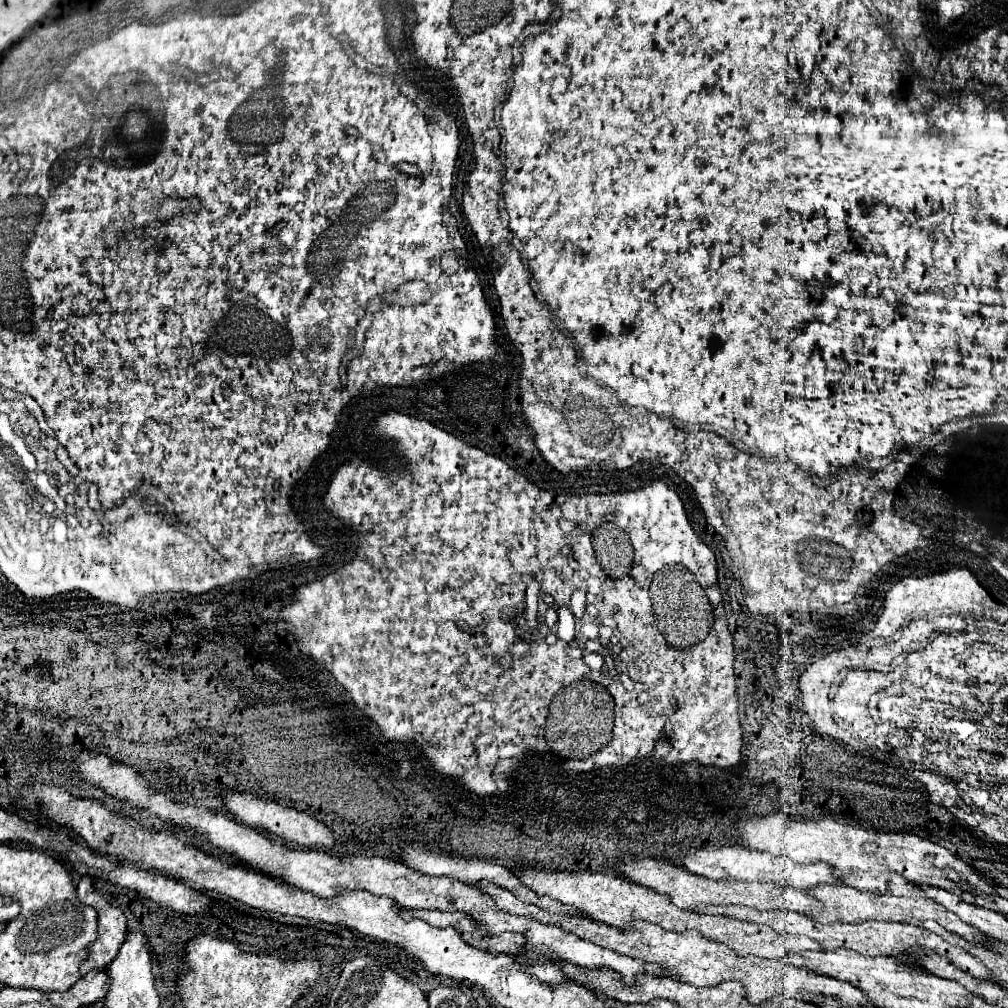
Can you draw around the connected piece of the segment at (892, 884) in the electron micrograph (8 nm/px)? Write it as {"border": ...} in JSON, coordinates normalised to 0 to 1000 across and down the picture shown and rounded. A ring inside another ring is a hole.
{"border":[[[884,868],[884,874],[882,874],[882,886],[880,888],[868,888],[868,886],[862,886],[862,884],[852,884],[852,882],[846,882],[846,880],[840,880],[840,878],[832,878],[832,880],[809,880],[809,884],[803,884],[805,890],[813,892],[820,906],[836,912],[838,916],[852,916],[852,914],[904,914],[904,912],[910,912],[910,914],[930,914],[932,918],[936,918],[939,924],[943,926],[949,926],[953,928],[955,932],[961,932],[963,936],[975,936],[975,938],[981,938],[983,932],[979,928],[975,928],[969,920],[963,920],[959,916],[955,916],[947,906],[939,904],[934,896],[930,896],[928,892],[920,890],[918,884],[910,878],[904,878],[900,876],[894,868]]]}

